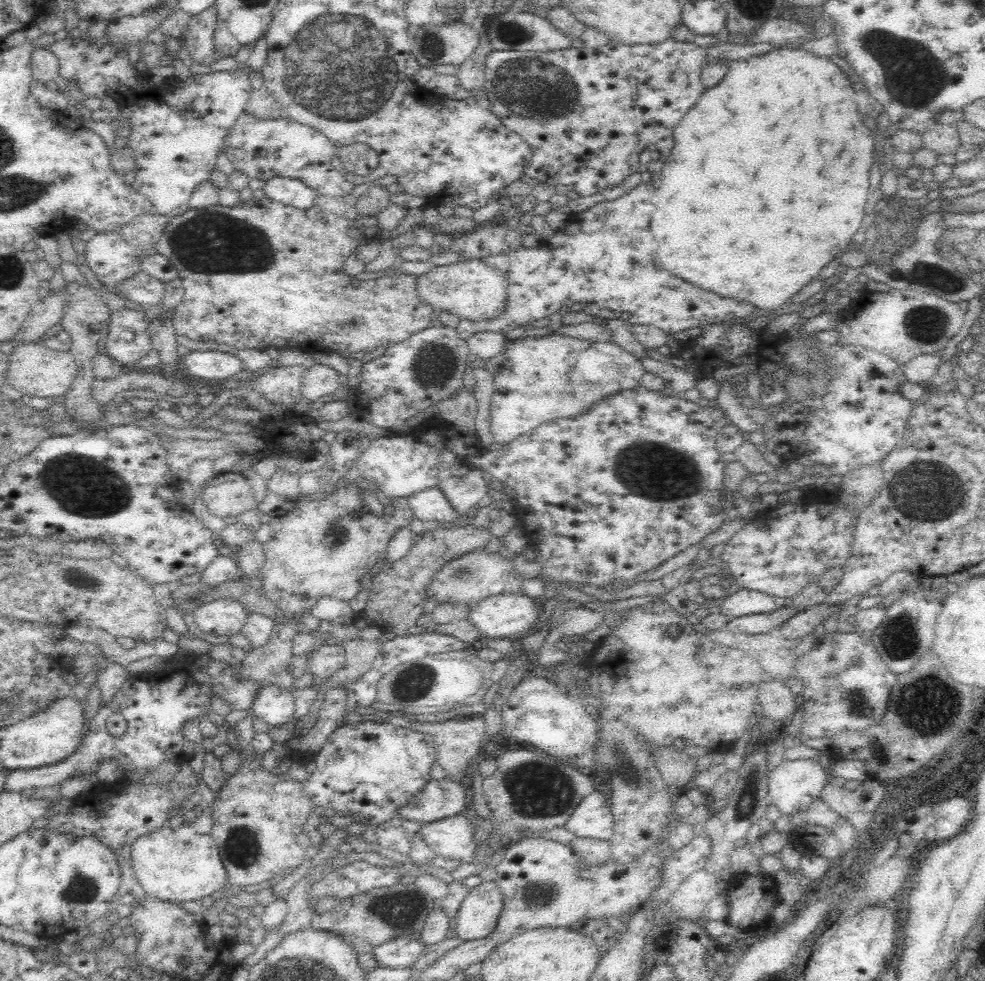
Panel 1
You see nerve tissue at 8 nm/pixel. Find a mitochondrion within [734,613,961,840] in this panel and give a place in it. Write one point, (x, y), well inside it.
(747, 802)

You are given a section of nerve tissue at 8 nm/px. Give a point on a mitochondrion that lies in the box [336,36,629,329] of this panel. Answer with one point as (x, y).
(527, 86)

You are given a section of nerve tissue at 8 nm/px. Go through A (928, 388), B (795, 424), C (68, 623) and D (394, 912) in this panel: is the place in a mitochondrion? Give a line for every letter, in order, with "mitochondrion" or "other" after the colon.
A: other
B: other
C: other
D: mitochondrion

